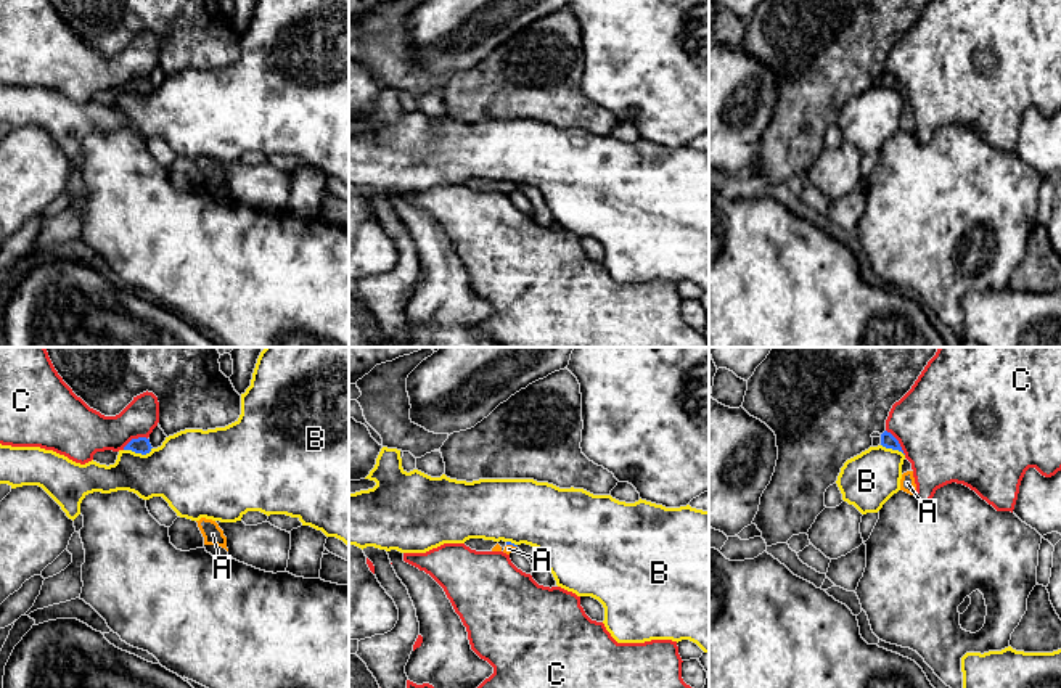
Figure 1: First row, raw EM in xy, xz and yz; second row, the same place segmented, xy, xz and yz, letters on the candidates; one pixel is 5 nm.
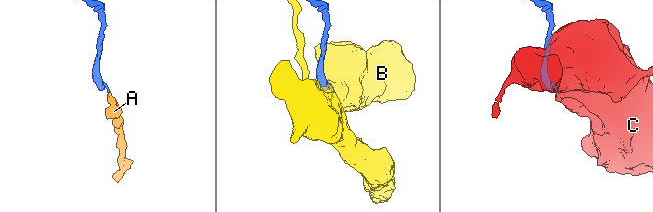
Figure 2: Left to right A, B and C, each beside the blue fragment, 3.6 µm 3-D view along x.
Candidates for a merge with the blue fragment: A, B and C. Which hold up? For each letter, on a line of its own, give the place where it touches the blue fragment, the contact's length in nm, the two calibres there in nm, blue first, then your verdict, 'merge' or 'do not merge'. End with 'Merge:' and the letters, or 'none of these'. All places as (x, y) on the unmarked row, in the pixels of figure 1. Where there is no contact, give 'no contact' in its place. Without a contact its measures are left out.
A: contact xz (512, 184); length 50 nm; calibres 20 and 50 nm; merge
B: contact xy (139, 92); length 140 nm; calibres 80 and 360 nm; do not merge
C: contact xy (134, 79); length 140 nm; calibres 80 and 240 nm; do not merge
Merge: A

